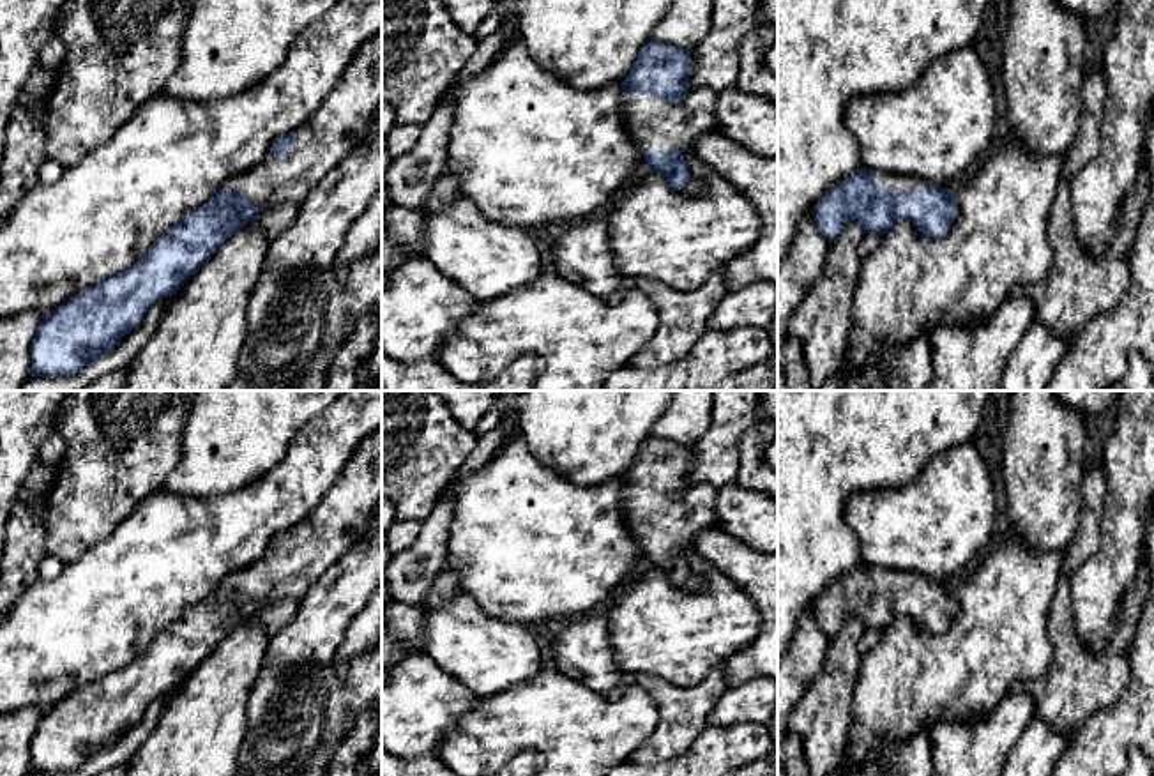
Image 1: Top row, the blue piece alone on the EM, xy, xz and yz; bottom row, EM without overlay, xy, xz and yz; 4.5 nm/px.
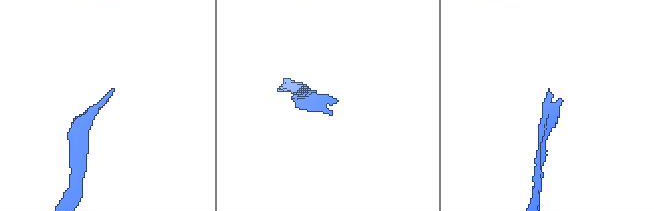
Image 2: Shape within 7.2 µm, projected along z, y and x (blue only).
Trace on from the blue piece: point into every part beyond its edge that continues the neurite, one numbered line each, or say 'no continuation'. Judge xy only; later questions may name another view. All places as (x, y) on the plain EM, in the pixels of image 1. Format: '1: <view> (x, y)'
1: xy (343, 517)

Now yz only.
1: yz (898, 578)

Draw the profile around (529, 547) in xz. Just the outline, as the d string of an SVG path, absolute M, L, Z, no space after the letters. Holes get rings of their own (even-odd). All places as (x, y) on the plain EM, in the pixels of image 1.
M518 431L481 468L465 477L454 475L442 491L452 497L447 562L458 573L463 594L472 596L488 615L528 628L594 613L645 560L642 543L629 530L620 507L624 490L620 481L590 488L567 483L532 456Z

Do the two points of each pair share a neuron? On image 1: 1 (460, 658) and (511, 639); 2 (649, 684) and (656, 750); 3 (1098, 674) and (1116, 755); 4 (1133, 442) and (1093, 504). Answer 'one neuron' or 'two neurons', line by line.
1: one neuron
2: one neuron
3: two neurons
4: two neurons

